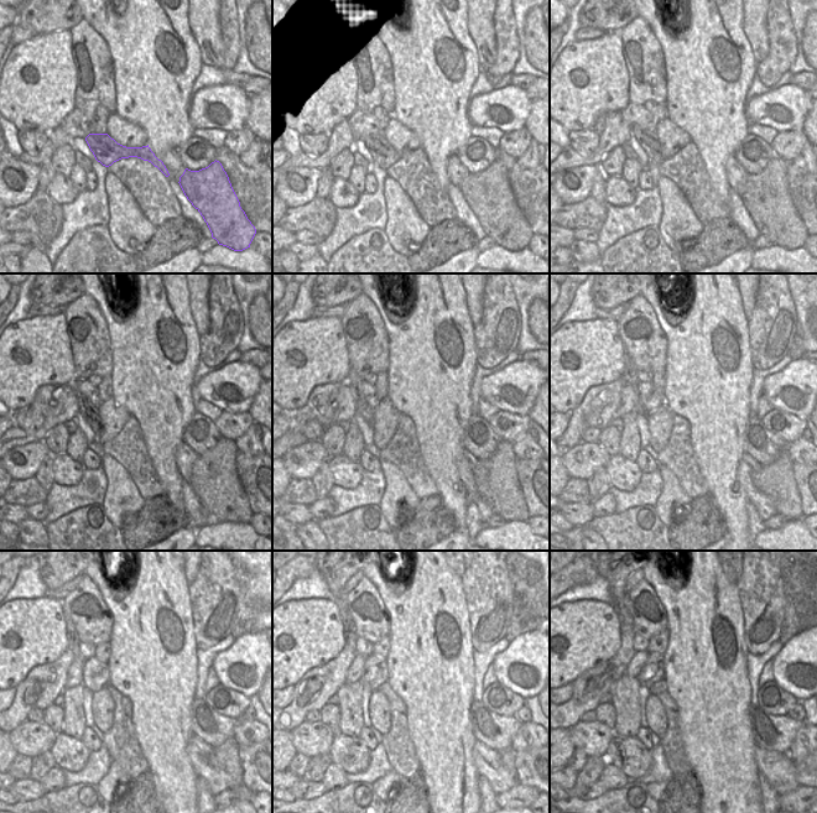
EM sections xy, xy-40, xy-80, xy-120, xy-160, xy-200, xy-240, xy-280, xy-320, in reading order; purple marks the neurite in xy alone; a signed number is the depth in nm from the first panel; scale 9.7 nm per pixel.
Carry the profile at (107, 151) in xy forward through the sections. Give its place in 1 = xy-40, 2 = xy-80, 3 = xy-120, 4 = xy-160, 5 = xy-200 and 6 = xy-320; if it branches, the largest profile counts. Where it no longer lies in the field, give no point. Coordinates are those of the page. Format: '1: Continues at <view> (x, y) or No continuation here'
1: Continues at xy-40 (383, 154)
2: Continues at xy-80 (649, 141)
3: Continues at xy-120 (86, 408)
4: Continues at xy-160 (362, 407)
5: Continues at xy-200 (629, 374)
6: Continues at xy-320 (617, 576)

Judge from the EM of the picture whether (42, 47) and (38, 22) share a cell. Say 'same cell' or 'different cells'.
different cells

